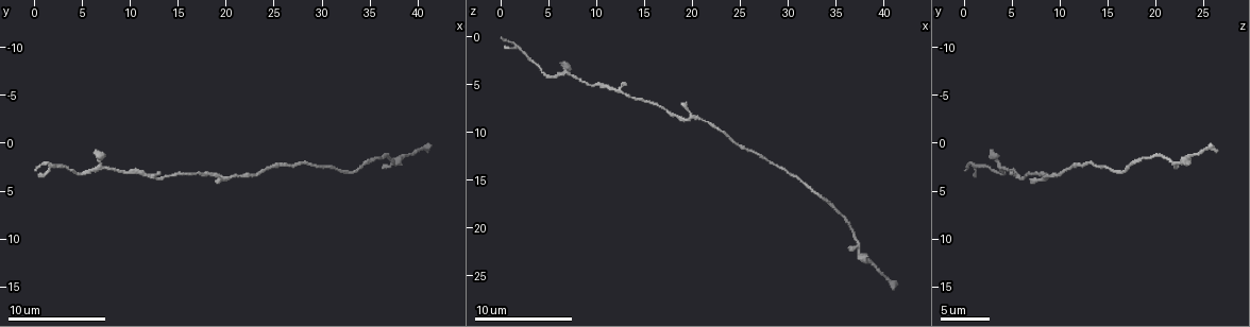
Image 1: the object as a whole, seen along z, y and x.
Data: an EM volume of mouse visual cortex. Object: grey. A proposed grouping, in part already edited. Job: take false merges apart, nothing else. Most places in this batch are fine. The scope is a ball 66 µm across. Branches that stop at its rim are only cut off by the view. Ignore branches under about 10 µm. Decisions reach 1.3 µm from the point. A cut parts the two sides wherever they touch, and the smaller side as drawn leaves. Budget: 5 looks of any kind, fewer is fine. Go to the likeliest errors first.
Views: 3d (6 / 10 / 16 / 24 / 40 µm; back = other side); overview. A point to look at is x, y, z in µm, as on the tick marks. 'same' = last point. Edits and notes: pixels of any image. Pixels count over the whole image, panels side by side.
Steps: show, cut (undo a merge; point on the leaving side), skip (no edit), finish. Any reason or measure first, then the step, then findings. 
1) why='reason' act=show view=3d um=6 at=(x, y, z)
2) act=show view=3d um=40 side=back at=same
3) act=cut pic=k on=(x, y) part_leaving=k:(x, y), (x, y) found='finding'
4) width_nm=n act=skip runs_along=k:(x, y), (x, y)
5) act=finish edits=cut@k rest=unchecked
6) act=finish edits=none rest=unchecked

why='three arms meet' act=show view=3d um=10 at=(12.4, 3.4, 5.6)

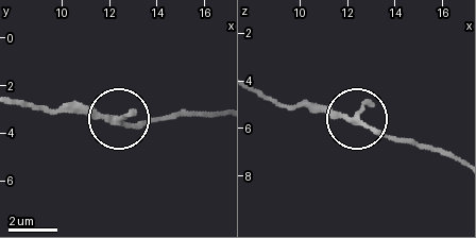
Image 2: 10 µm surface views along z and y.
act=show view=3d um=10 side=back at=(12.4, 3.6, 5.6)

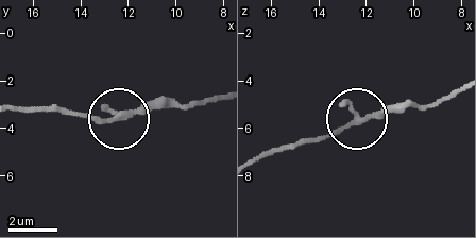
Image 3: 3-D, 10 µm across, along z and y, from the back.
act=skip runs_along=3:(258, 160), (332, 136), (362, 116), (434, 104) found='all the same cell'

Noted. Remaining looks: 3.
why='three arms meet' act=show view=3d um=10 at=(20.2, 3.8, 8.2)

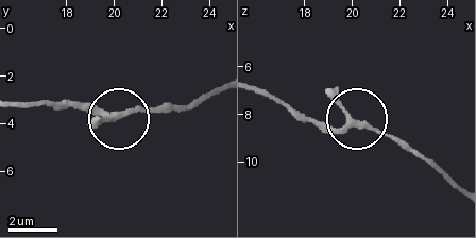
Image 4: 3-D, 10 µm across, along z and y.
arms=3 act=skip found='all the same cell'

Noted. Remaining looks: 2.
why='side arm on a straight run' act=show view=3d um=16 at=(37.2, 2.0, 21.6)

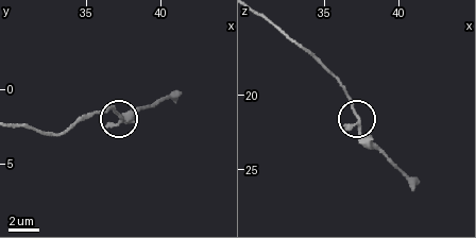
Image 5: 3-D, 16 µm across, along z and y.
why='other side' act=show view=3d um=16 side=back at=(37.4, 1.8, 21.6)

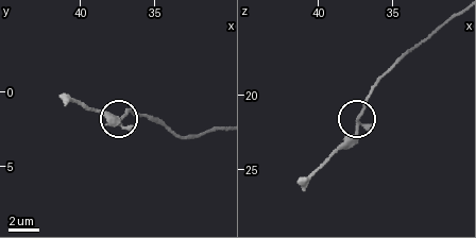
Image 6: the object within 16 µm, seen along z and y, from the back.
act=skip found='continuous, no second cell'

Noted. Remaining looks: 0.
act=finish edits=none rest=unchecked

